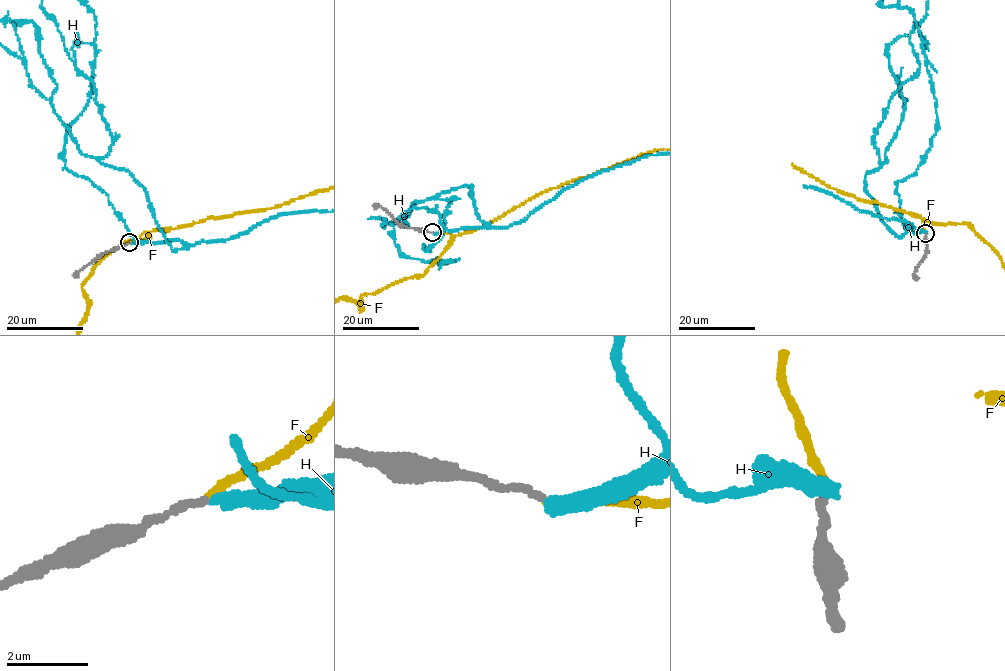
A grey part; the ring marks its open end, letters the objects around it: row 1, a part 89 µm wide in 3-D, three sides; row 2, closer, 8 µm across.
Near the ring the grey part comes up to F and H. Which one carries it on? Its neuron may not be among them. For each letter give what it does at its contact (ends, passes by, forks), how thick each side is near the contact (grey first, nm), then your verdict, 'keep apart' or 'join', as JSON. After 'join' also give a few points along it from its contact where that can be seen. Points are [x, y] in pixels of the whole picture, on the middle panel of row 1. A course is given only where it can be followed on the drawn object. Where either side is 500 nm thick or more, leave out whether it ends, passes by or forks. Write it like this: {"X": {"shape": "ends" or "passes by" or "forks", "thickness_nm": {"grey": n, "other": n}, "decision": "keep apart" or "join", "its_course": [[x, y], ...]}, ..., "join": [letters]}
{"F": {"shape": "ends", "thickness_nm": {"grey": 170, "other": 160}, "decision": "join"}, "H": {"shape": "ends", "thickness_nm": {"grey": 170, "other": 380}, "decision": "keep apart"}, "join": ["F"]}

